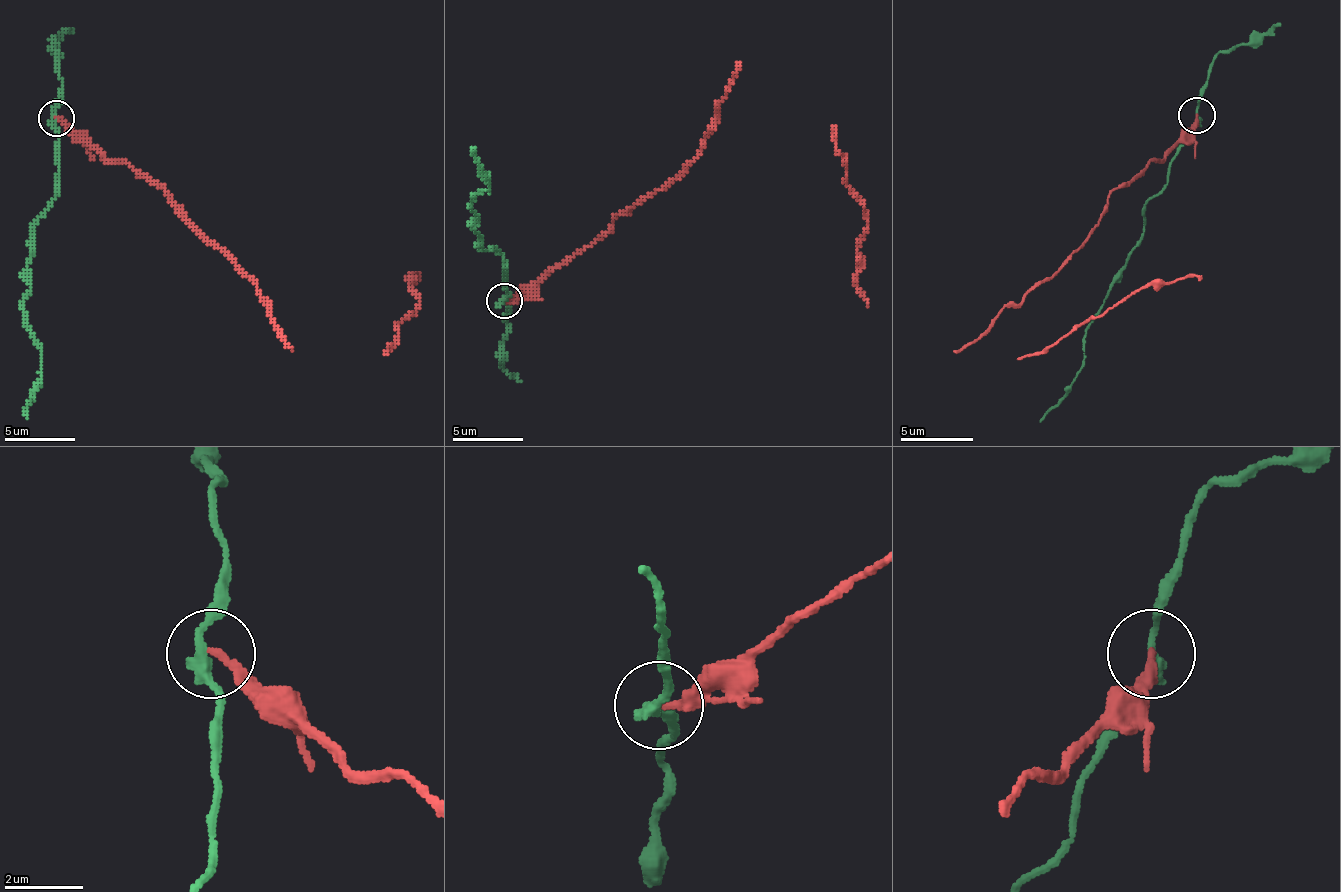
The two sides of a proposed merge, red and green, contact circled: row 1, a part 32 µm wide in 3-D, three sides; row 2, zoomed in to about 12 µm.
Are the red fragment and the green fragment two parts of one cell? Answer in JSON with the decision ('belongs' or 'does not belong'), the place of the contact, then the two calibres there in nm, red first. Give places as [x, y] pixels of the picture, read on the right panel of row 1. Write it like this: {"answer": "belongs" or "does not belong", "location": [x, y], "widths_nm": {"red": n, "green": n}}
{"answer": "does not belong", "location": [1197, 115], "widths_nm": {"red": 240, "green": 260}}

